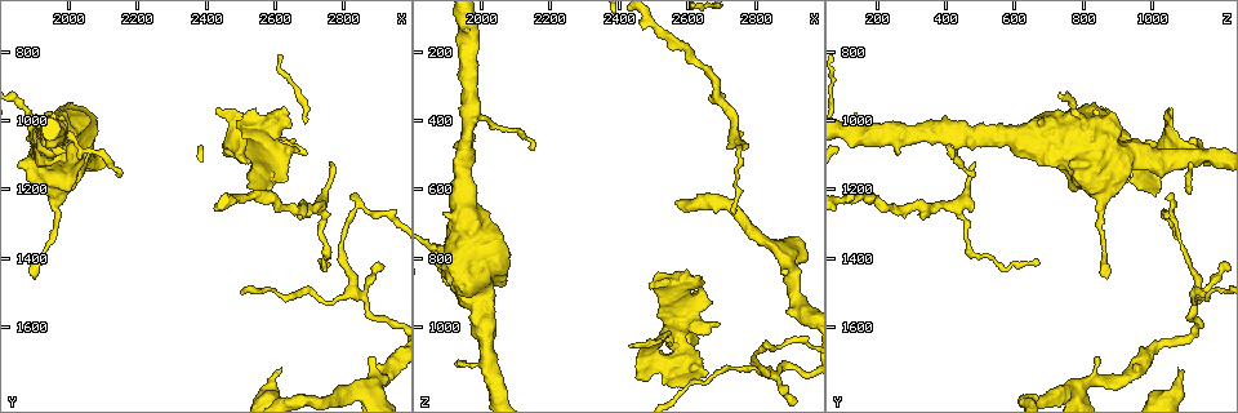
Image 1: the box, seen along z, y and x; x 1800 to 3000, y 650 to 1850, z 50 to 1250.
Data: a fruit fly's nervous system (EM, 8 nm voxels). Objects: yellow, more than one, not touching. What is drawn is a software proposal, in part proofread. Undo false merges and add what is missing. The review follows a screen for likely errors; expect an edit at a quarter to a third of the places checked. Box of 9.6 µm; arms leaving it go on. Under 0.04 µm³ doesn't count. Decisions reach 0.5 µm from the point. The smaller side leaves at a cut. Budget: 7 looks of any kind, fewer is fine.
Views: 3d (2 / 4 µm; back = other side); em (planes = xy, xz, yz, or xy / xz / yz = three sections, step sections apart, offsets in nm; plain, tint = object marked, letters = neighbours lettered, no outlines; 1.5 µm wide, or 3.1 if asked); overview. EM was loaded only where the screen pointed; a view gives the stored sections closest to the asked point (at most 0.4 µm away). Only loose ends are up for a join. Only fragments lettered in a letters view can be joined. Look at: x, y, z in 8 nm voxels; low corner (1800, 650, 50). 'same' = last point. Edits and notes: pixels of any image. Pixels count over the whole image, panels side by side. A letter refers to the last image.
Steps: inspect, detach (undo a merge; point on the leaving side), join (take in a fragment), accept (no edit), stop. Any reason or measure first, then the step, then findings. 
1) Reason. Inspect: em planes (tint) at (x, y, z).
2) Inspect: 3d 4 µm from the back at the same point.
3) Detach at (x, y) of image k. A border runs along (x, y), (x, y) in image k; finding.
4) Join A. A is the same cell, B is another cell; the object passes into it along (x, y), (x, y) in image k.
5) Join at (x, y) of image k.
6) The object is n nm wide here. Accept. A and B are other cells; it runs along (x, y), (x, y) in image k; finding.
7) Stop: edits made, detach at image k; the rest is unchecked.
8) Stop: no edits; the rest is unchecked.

Calibre changes. Inspect: em 3.1 µm planes (letters) at (1900, 990, 800).

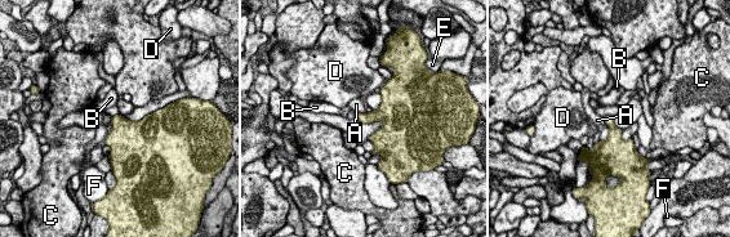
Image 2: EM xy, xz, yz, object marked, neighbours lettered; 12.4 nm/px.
The longest contact is with E, 260 nm. Accept. A, B, C, D, E and F are other cells; a border runs along (379, 93), (379, 106), (372, 111) in image 2; all the same neuron.

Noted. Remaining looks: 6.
An open end. Inspect: 3d 2 µm at (2430, 960, 1070).

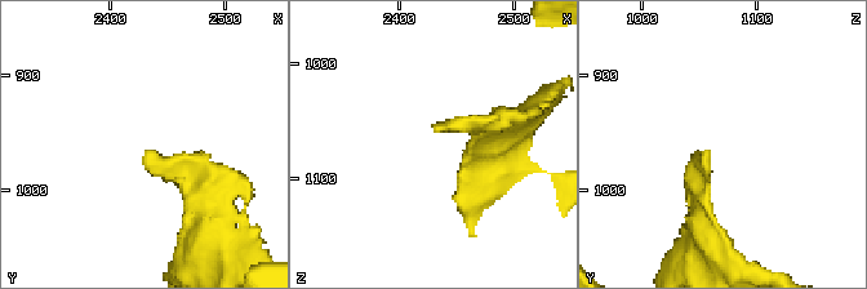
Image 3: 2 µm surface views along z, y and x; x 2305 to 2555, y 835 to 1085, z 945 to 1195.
Now the EM. Inspect: em xz step 8 (tint) at (2432, 964, 1062).

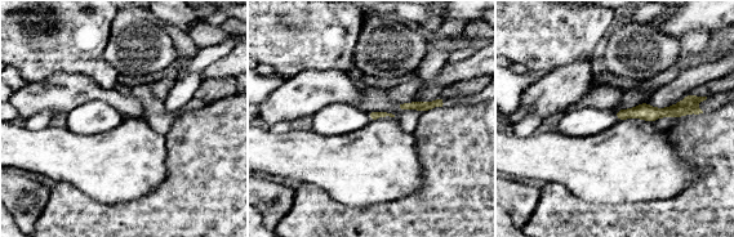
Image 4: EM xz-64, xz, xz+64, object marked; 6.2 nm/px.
Inspect: em planes (letters) at the same point.

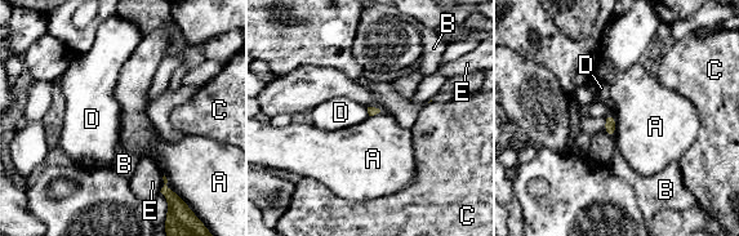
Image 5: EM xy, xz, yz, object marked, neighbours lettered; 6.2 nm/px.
Accept. A, B, C, D and E are other cells; a border runs along (164, 174), (167, 186), (170, 190) in image 5; none of them fits.

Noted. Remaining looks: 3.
Thick turns thin. Inspect: em yz step 8 (letters) at (2790, 1410, 1110).

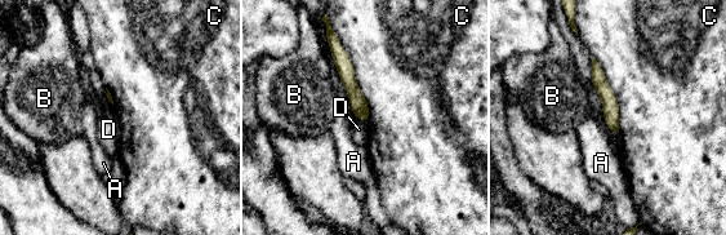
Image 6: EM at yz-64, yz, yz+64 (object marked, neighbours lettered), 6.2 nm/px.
Accept. A, B, C and D are other cells; it runs along (333, 36), (347, 79), (365, 118) in image 6; one neuron here.

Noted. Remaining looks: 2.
Stop: no edits; the rest is unchecked.

